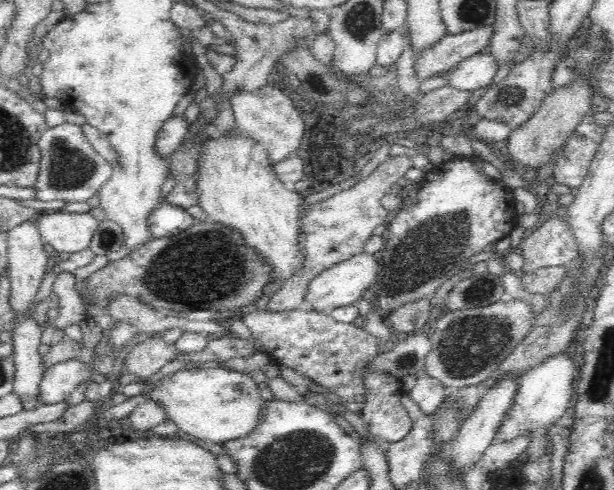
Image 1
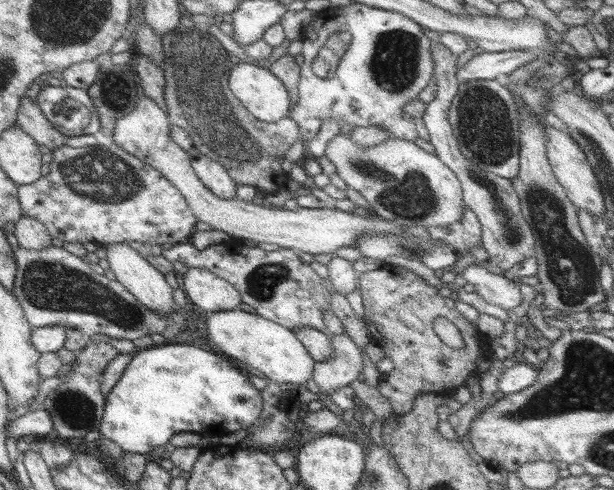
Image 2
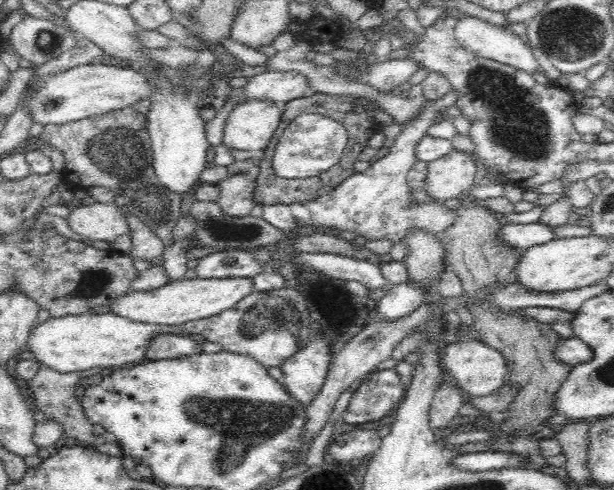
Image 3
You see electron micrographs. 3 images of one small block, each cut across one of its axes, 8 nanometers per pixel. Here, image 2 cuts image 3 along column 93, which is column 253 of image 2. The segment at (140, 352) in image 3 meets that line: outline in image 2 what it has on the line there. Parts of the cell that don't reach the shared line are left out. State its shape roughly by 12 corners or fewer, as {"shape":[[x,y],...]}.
{"shape":[[213,312],[206,336],[237,365],[304,385],[316,362],[260,315]]}

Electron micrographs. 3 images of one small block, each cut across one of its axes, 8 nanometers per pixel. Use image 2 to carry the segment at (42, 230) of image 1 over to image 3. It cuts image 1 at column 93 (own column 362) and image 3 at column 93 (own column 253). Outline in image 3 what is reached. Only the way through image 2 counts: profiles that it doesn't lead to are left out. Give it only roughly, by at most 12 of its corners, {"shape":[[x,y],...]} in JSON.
{"shape":[[113,203],[80,205],[66,218],[84,240],[111,243],[129,232]]}

